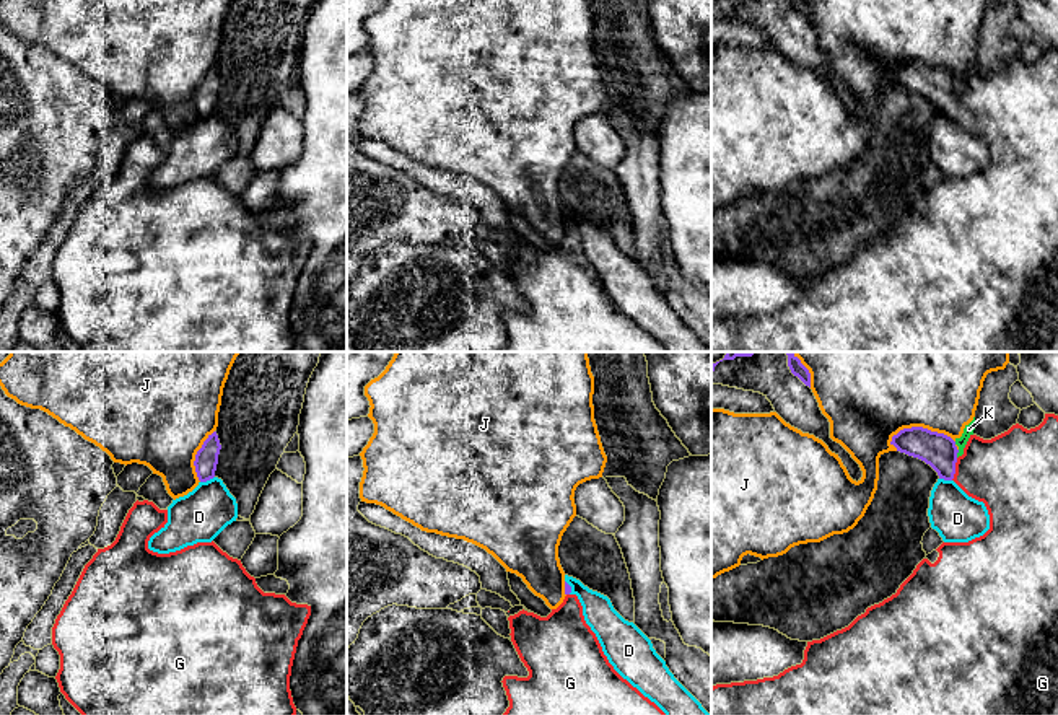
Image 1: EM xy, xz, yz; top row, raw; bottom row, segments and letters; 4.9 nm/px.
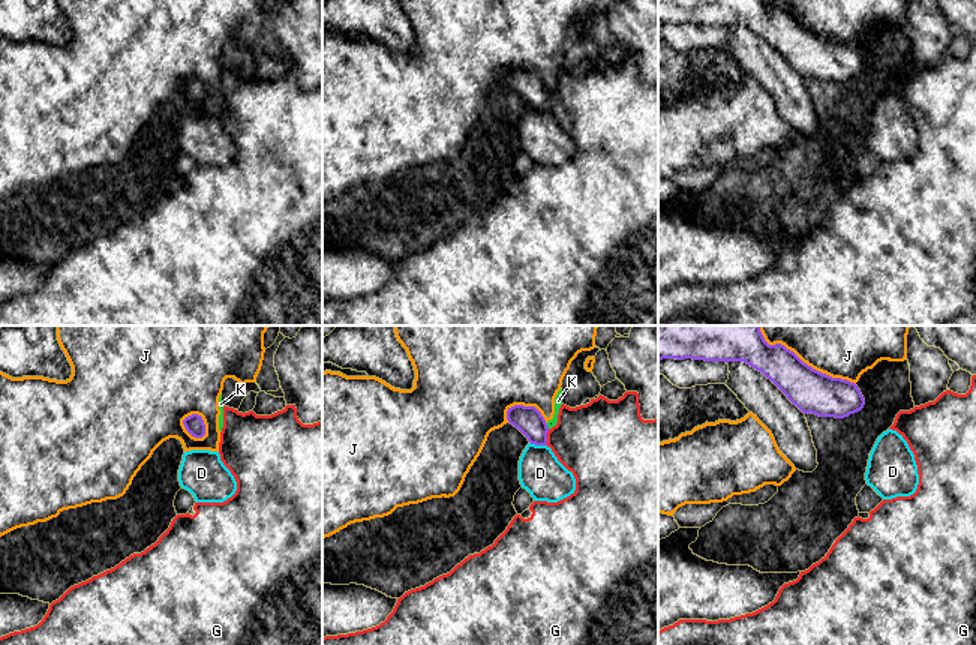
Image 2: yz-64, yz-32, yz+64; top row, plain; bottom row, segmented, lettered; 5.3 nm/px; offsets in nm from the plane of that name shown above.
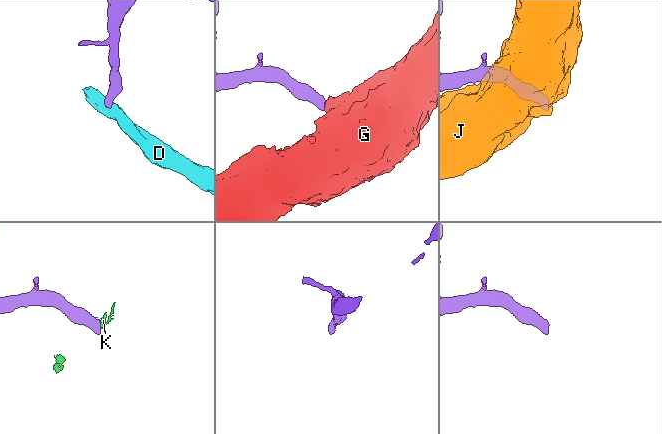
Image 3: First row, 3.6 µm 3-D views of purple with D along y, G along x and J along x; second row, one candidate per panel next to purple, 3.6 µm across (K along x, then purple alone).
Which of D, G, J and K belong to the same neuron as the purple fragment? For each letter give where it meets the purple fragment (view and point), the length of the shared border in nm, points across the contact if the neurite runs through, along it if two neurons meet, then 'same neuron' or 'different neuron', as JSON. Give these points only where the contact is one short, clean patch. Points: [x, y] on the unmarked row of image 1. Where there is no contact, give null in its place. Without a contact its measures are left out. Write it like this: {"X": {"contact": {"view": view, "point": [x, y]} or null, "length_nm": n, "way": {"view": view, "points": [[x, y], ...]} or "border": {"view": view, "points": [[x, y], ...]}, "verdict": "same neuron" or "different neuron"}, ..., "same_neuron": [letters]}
{"D": {"contact": {"view": "xy", "point": [207, 114]}, "length_nm": 80, "border": {"view": "xy", "points": [[214, 111], [201, 118]]}, "verdict": "different neuron"}, "G": {"contact": {"view": "yz", "point": [954, 105]}, "length_nm": 120, "way": {"view": "yz", "points": [[938, 85], [954, 105], [1005, 108]]}, "verdict": "same neuron"}, "J": {"contact": {"view": "yz", "point": [920, 62]}, "length_nm": 320, "verdict": "different neuron"}, "K": {"contact": {"view": "yz", "point": [957, 87]}, "length_nm": 40, "verdict": "different neuron"}, "same_neuron": ["G"]}

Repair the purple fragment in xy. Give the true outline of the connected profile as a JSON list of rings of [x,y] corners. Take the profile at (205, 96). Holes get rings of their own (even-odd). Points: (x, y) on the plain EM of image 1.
[[[213,67],[195,90],[194,101],[200,117],[207,117],[215,112],[220,85],[221,80],[218,70]]]

